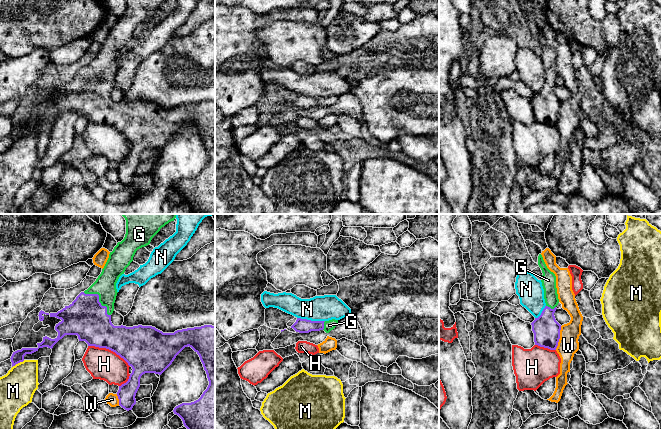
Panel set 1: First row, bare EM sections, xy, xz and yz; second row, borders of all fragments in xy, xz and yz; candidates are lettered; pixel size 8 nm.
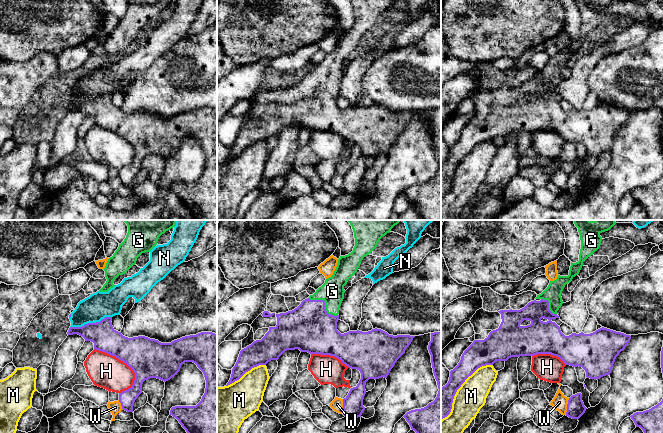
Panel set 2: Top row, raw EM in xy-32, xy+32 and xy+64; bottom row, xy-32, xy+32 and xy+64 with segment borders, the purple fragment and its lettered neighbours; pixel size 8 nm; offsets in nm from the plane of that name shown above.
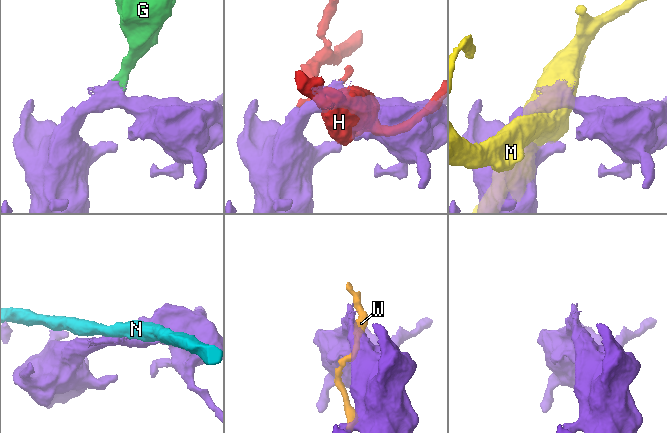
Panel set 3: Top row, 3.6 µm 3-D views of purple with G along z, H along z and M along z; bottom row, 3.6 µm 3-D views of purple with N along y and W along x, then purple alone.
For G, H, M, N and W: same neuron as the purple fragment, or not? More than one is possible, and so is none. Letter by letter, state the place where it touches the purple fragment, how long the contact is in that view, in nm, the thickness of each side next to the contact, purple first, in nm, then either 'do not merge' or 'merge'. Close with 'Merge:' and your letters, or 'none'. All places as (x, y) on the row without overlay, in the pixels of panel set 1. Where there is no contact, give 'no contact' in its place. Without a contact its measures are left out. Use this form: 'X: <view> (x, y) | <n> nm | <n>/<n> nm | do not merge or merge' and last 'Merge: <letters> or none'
G: xy (98, 75) | 300 nm | 320/180 nm | merge
H: xy (109, 125) | 380 nm | 340/260 nm | do not merge
M: xy (18, 138) | 120 nm | 100/280 nm | do not merge
N: xz (310, 96) | 220 nm | 110/200 nm | do not merge
W: yz (559, 114) | 200 nm | 220/170 nm | do not merge
Merge: G

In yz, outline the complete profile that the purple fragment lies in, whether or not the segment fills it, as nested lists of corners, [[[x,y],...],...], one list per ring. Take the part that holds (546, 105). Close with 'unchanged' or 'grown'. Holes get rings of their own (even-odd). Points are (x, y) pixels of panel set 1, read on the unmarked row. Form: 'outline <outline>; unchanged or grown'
outline [[[541,30],[538,32],[538,41],[542,46],[542,62],[544,65],[544,75],[546,82],[541,91],[531,99],[534,109],[535,121],[556,126],[560,115],[561,101],[556,97],[554,89],[559,79],[556,52],[551,48]]]; grown

